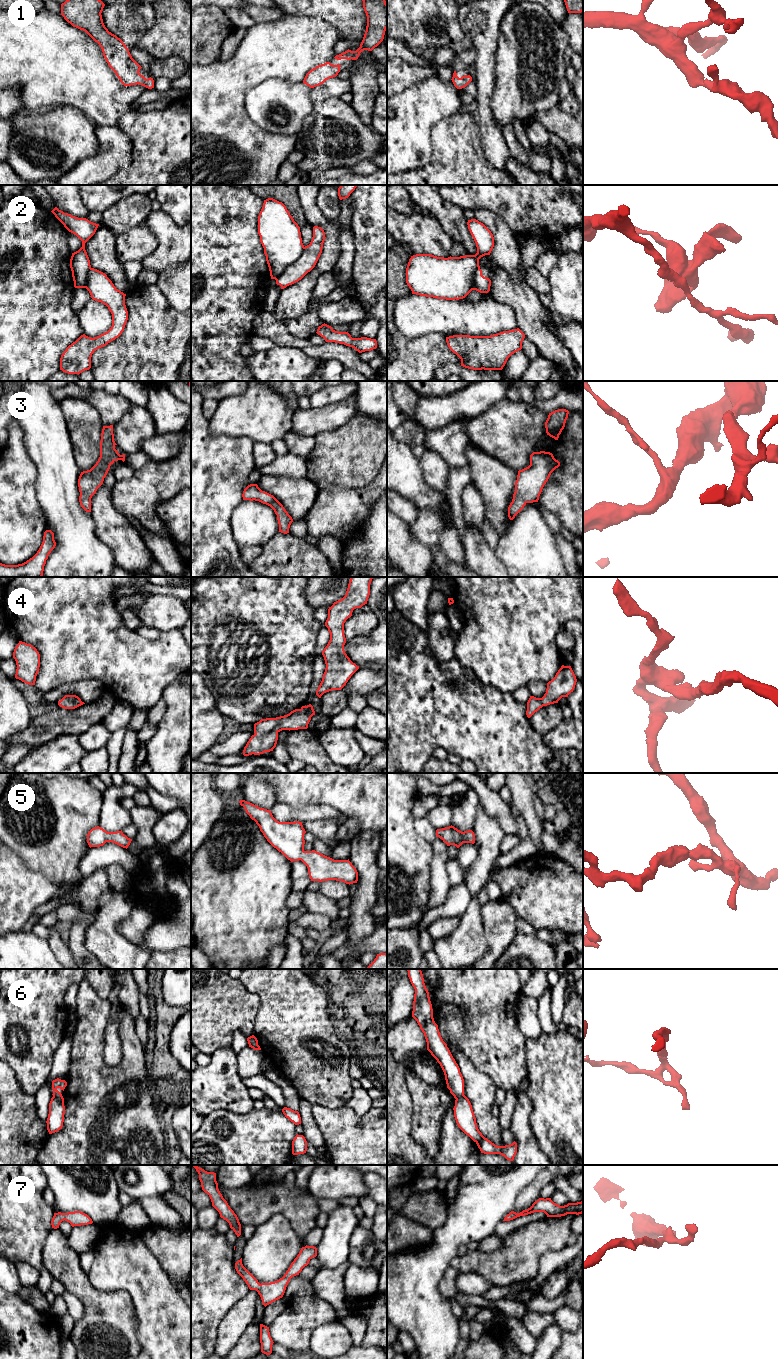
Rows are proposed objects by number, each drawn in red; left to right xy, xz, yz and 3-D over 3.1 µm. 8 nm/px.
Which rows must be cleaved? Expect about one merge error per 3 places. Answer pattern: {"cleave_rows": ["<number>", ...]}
{"cleave_rows": ["2", "6"]}

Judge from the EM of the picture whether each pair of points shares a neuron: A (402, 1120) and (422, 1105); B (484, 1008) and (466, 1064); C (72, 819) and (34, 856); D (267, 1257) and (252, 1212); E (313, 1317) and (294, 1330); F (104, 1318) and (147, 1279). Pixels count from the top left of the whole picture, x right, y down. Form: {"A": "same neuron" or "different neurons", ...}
{"A": "different neurons", "B": "different neurons", "C": "same neuron", "D": "different neurons", "E": "same neuron", "F": "different neurons"}

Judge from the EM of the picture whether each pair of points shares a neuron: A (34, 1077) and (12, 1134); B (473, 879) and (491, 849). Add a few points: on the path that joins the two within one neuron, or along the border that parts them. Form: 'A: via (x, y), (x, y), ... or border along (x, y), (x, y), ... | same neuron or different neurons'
A: border along (14, 1074), (20, 1088), (34, 1096) | different neurons
B: via (479, 872), (486, 856) | same neuron

